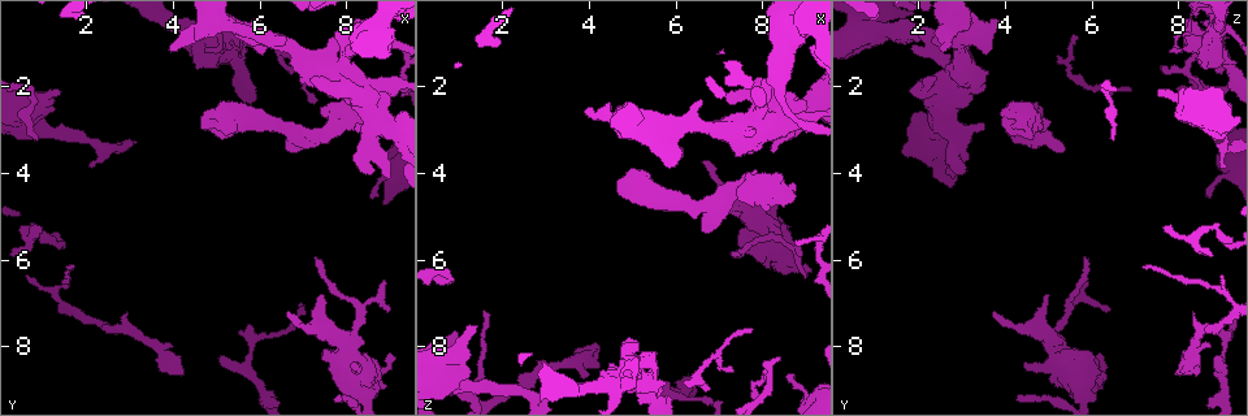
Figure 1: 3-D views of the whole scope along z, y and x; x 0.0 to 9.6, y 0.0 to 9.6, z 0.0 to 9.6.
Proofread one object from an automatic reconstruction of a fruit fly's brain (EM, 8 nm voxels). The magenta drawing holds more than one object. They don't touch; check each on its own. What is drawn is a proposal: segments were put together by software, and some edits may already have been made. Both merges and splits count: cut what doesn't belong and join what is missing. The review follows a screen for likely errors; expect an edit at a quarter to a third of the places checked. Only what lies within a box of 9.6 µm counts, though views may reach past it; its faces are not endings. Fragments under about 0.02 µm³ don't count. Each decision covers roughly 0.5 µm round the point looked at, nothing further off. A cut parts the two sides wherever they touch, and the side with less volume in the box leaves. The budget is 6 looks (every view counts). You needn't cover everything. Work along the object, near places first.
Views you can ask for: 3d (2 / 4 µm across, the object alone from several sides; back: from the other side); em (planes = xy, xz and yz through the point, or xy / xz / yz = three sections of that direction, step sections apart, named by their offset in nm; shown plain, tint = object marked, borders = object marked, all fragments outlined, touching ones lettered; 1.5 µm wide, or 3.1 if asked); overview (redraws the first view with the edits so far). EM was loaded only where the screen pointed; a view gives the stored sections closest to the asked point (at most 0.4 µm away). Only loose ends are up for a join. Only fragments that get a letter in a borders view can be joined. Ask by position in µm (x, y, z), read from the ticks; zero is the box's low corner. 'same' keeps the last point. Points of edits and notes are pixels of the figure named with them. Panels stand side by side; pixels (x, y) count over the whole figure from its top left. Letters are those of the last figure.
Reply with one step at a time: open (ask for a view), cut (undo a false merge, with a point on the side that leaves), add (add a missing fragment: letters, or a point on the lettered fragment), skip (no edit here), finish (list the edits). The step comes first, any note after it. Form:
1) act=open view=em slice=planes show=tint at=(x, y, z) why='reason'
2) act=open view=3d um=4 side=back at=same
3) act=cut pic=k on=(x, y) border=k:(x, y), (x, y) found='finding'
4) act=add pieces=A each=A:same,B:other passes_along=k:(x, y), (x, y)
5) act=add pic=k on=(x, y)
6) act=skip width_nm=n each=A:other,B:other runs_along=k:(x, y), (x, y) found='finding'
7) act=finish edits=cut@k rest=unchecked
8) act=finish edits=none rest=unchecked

act=open view=em slice=yz step=8 show=borders at=(5.75, 8.55, 9.00) why='a fork'

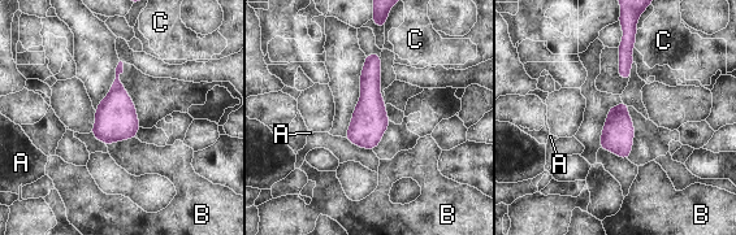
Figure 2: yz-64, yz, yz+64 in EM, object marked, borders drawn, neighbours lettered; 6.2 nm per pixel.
act=skip each=A:other,B:other,C:other border=2:(134, 136), (107, 146) found='all the same neuron'

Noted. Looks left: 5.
act=open view=3d um=4 at=(2.05, 3.85, 9.10) why='an open end'

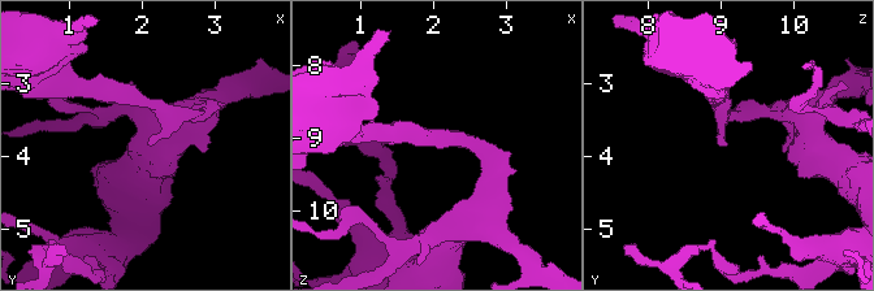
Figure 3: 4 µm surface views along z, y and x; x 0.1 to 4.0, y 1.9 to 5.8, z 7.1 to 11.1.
act=open view=em slice=planes show=plain at=(2.05, 3.85, 9.10) arm_widths_nm=200,220 why='shape alone is not enough'

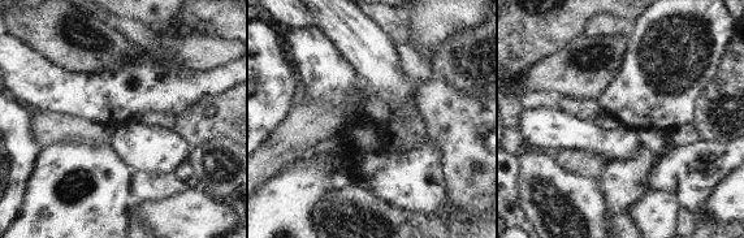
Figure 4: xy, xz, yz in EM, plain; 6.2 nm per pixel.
act=open view=em slice=planes show=borders at=same

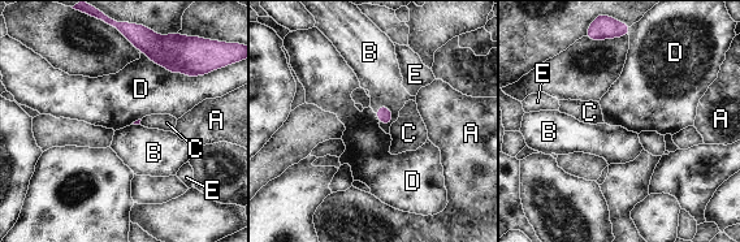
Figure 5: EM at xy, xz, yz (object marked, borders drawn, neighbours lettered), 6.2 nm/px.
act=skip each=A:other,B:other,C:other,D:other,E:other border=5:(139, 51), (169, 72), (199, 76) found='none of them fits'

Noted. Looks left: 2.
act=open view=em slice=yz step=8 show=plain at=(0.65, 6.35, 8.95) why='tapers out'

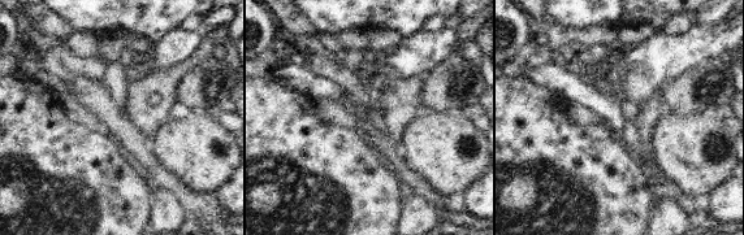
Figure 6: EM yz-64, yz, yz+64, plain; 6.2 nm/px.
act=open view=em slice=yz step=8 show=borders at=same

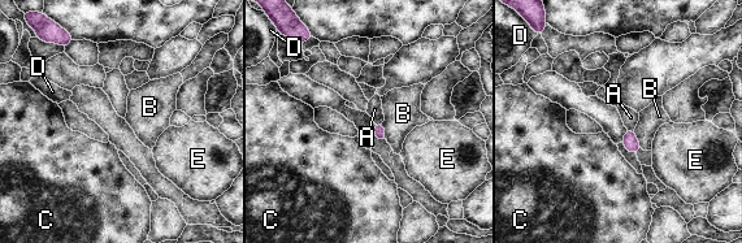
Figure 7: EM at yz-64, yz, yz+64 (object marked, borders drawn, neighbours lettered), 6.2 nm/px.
act=skip each=A:other,B:other,C:other,D:other,E:other border=7:(626, 129), (620, 142) found='none of them fits'

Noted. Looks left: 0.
act=finish edits=none rest=unchecked

